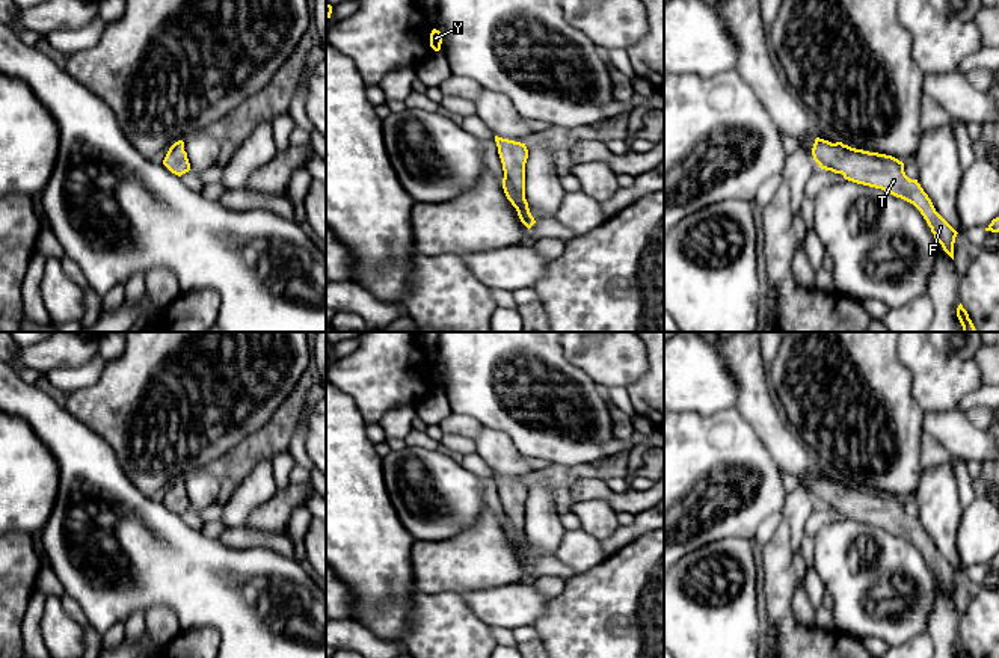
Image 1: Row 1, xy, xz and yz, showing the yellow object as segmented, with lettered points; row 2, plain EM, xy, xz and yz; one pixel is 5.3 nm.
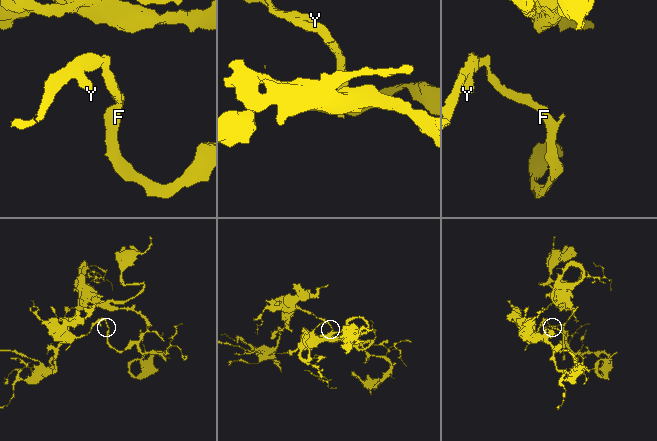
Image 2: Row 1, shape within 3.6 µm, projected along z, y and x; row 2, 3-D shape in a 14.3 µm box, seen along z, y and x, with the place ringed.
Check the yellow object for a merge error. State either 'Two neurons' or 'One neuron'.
One neuron

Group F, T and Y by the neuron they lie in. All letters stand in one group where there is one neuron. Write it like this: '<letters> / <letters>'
F T Y

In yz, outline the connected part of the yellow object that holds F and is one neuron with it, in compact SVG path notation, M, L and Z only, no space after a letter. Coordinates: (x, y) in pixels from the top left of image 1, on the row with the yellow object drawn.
M819 137L815 139L812 155L821 169L842 174L848 181L881 189L913 204L927 220L936 241L954 260L958 232L936 211L918 180L905 175L902 161L892 155L856 149L842 142L831 143Z

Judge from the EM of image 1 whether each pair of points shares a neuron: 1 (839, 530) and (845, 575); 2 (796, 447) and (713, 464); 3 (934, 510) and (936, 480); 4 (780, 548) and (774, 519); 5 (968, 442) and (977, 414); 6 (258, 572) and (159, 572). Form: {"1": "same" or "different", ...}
{"1": "same", "2": "different", "3": "same", "4": "different", "5": "different", "6": "same"}

